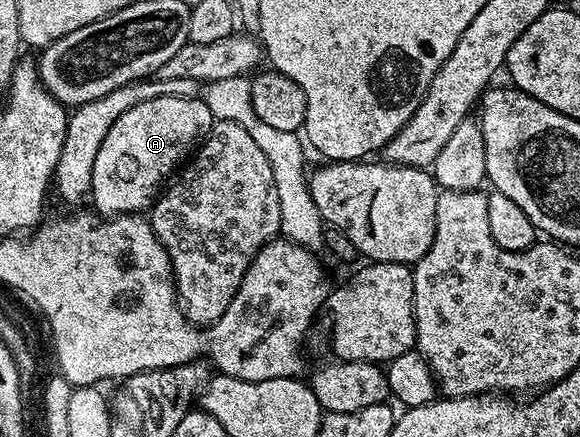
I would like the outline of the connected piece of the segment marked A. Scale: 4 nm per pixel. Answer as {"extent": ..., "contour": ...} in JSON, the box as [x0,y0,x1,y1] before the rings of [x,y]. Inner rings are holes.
{"extent":[90,96,214,215],"contour":[[[158,96],[118,116],[98,148],[92,169],[90,202],[101,215],[139,214],[151,207],[158,197],[155,186],[163,187],[164,178],[171,179],[212,131],[214,110],[204,101],[203,97]]]}

